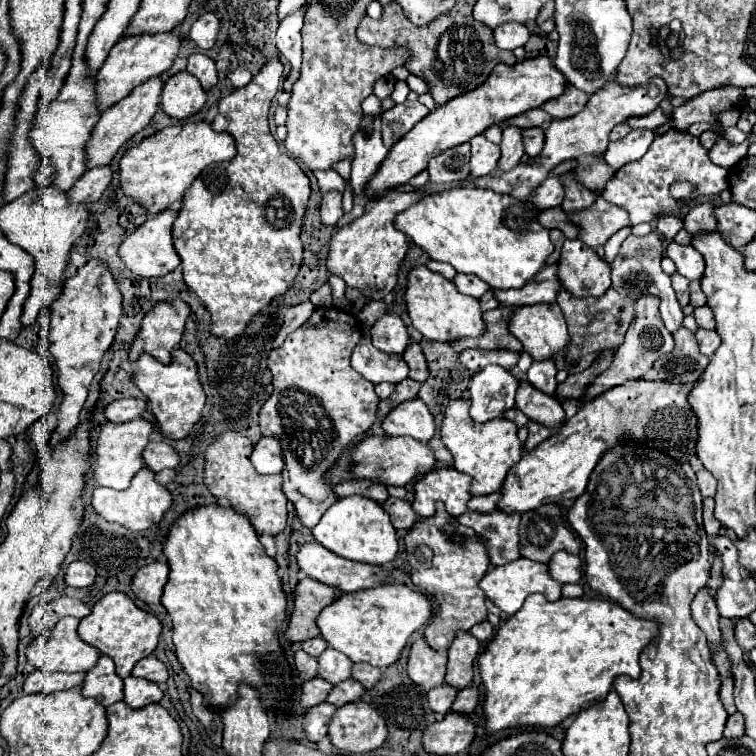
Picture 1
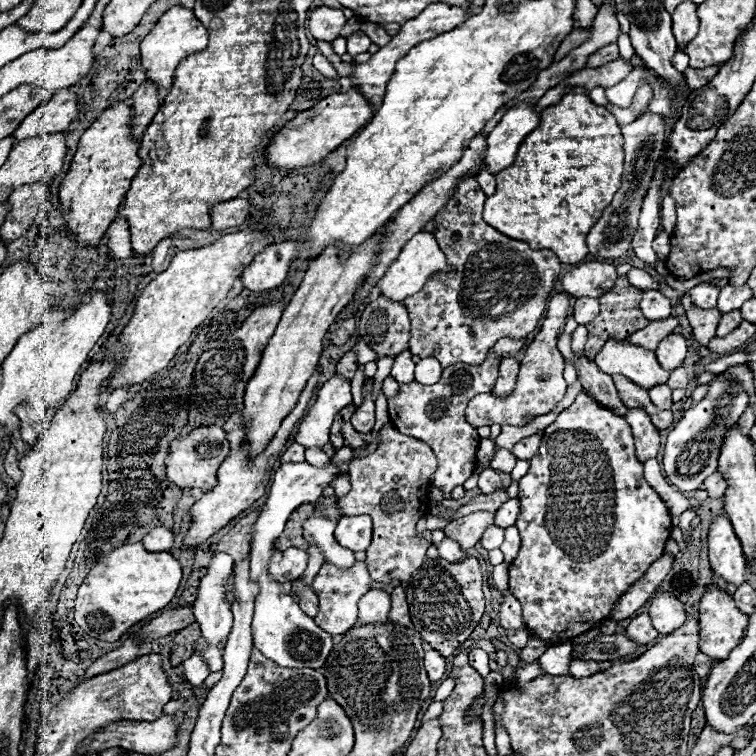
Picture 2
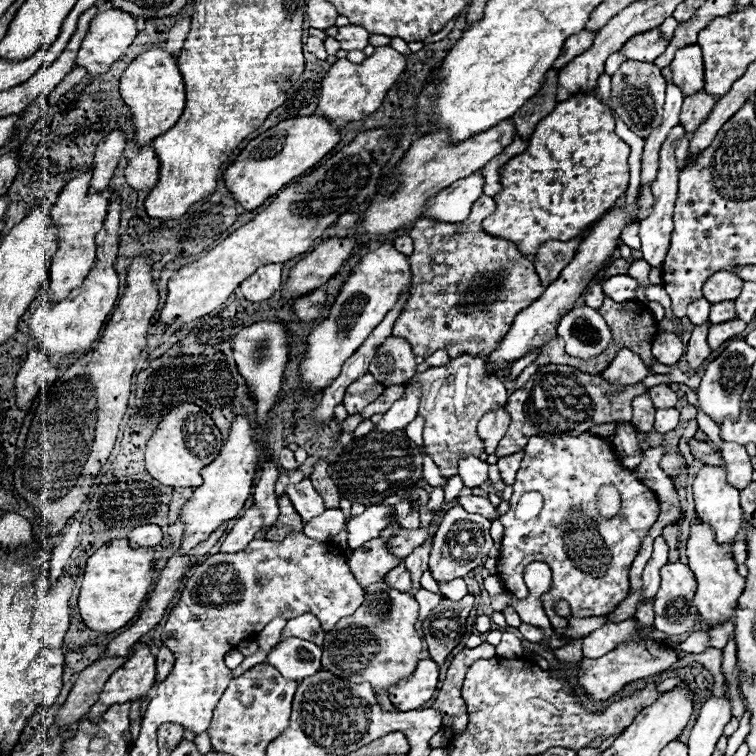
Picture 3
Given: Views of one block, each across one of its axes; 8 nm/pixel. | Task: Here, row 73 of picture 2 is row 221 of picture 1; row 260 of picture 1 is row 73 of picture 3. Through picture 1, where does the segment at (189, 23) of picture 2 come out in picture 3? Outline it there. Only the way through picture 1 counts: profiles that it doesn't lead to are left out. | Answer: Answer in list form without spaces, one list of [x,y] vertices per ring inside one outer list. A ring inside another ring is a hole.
[[[152,48],[138,56],[120,78],[120,94],[130,108],[132,128],[136,132],[138,146],[152,146],[152,140],[168,132],[184,110],[184,82],[176,68],[176,58],[162,48]]]

